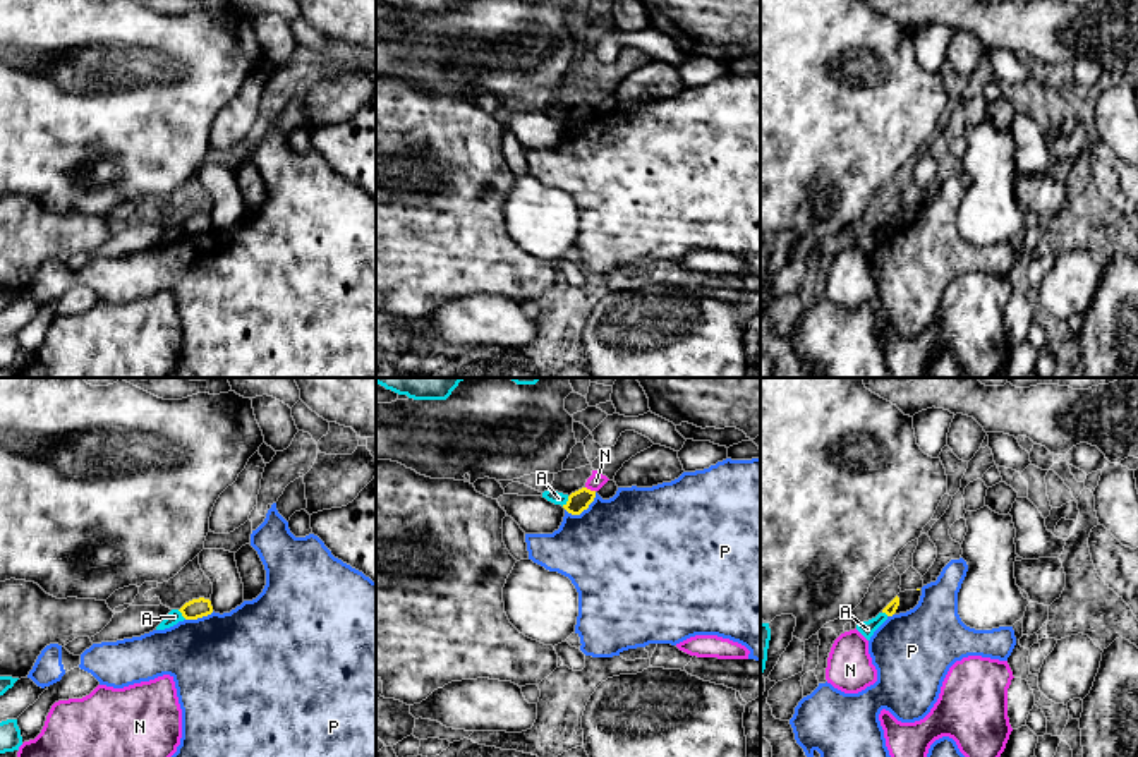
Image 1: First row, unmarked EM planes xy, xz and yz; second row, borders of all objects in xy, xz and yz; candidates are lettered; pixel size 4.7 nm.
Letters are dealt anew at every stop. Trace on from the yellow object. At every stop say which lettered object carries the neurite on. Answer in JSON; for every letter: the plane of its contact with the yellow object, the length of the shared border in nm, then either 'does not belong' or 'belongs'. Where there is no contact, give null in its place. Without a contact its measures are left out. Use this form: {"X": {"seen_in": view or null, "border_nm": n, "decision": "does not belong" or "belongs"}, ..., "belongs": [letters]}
{"A": {"seen_in": "xz", "border_nm": 60, "decision": "does not belong"}, "N": {"seen_in": "xz", "border_nm": 50, "decision": "does not belong"}, "P": {"seen_in": "xz", "border_nm": 170, "decision": "does not belong"}, "belongs": []}

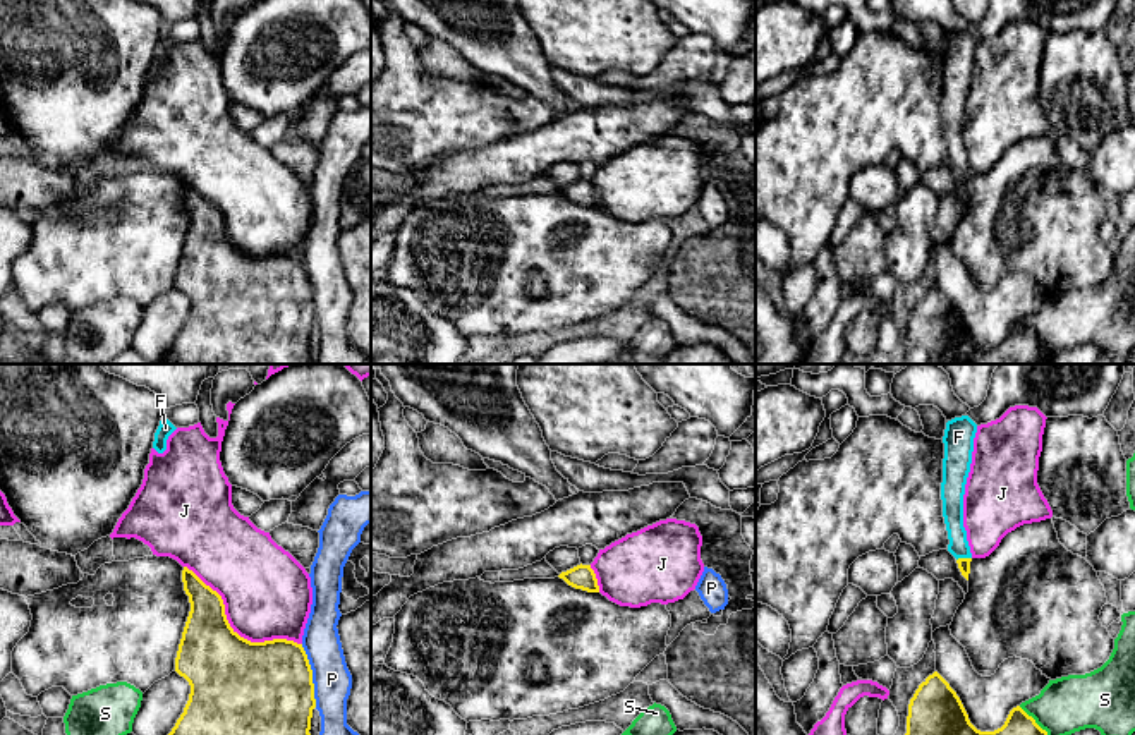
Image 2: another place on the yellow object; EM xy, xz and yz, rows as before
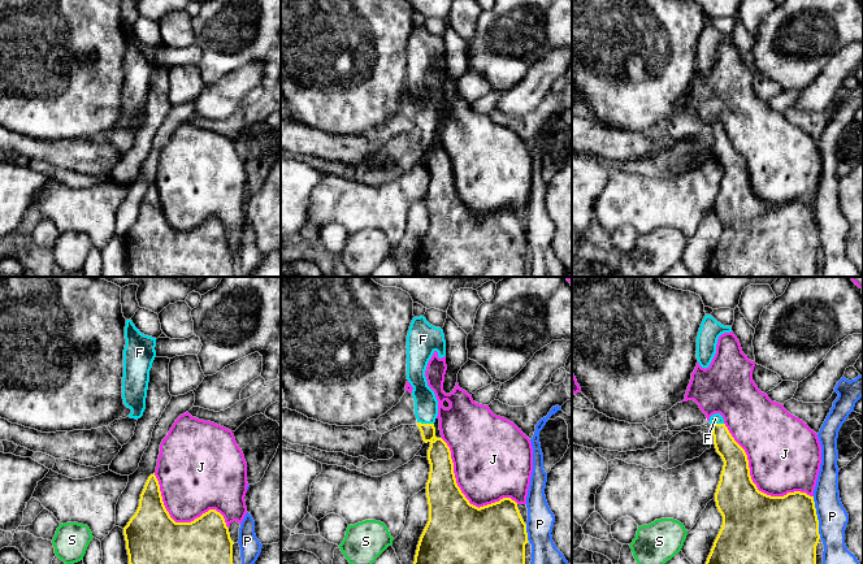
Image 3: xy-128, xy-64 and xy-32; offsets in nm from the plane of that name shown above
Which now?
{"F": {"seen_in": "yz", "border_nm": 70, "decision": "belongs"}, "J": {"seen_in": "xy", "border_nm": 650, "decision": "does not belong"}, "P": {"seen_in": "xy", "border_nm": 300, "decision": "does not belong"}, "S": {"seen_in": "yz", "border_nm": 190, "decision": "does not belong"}, "belongs": ["F"]}

